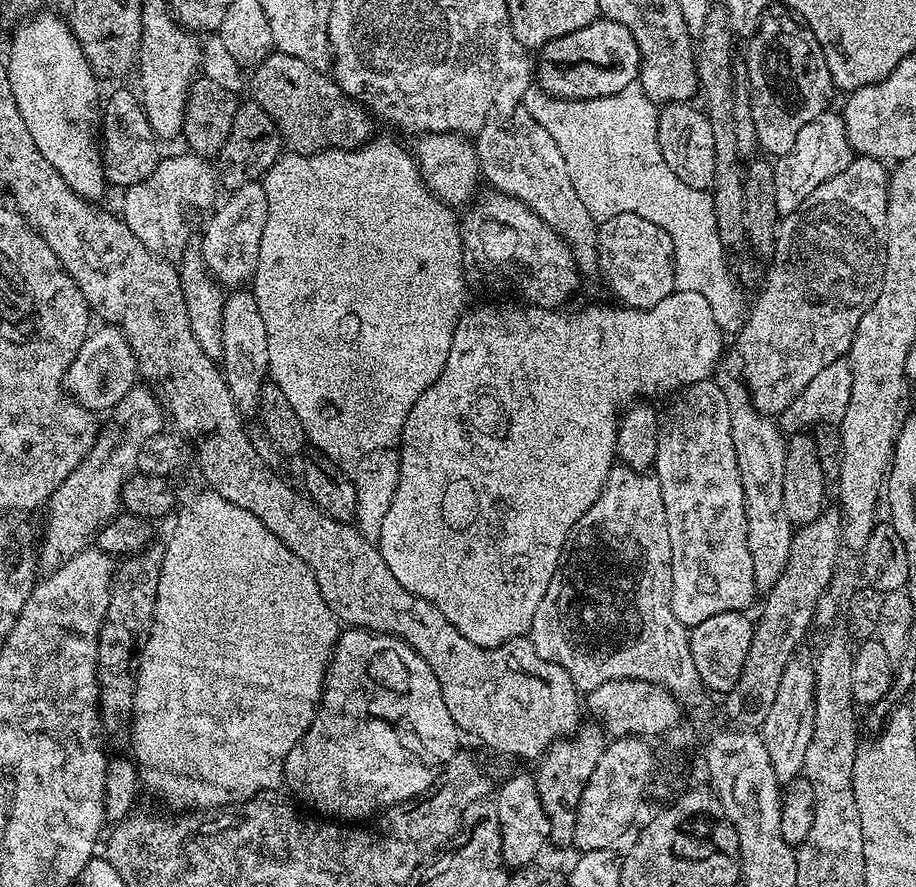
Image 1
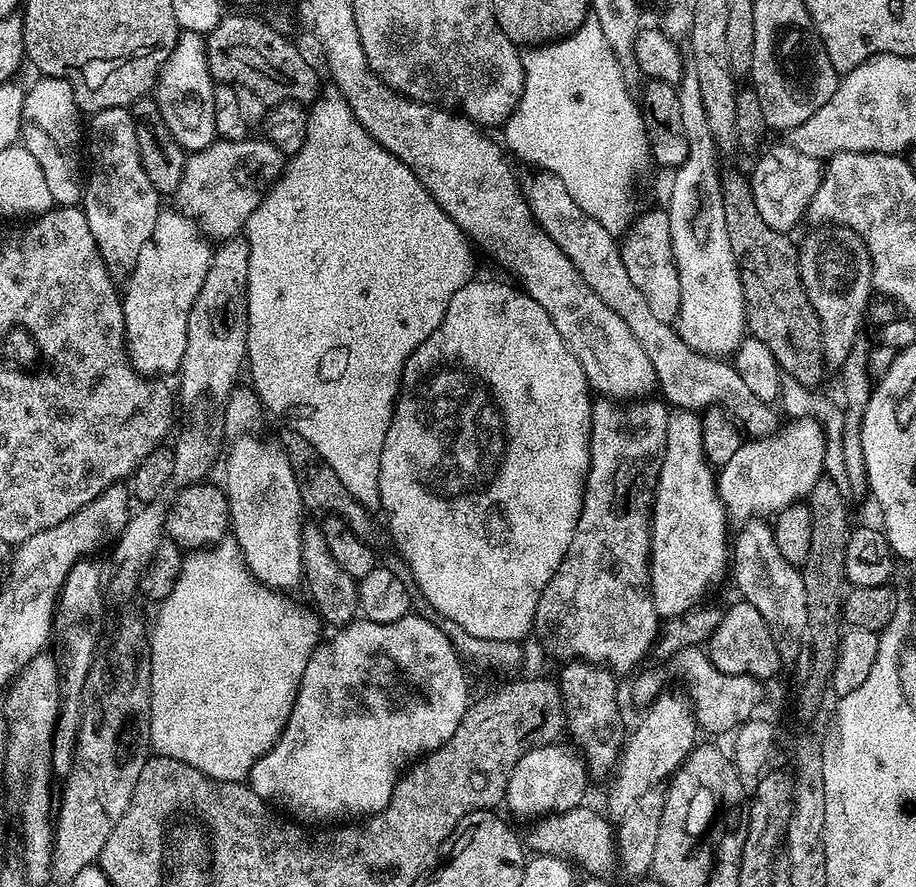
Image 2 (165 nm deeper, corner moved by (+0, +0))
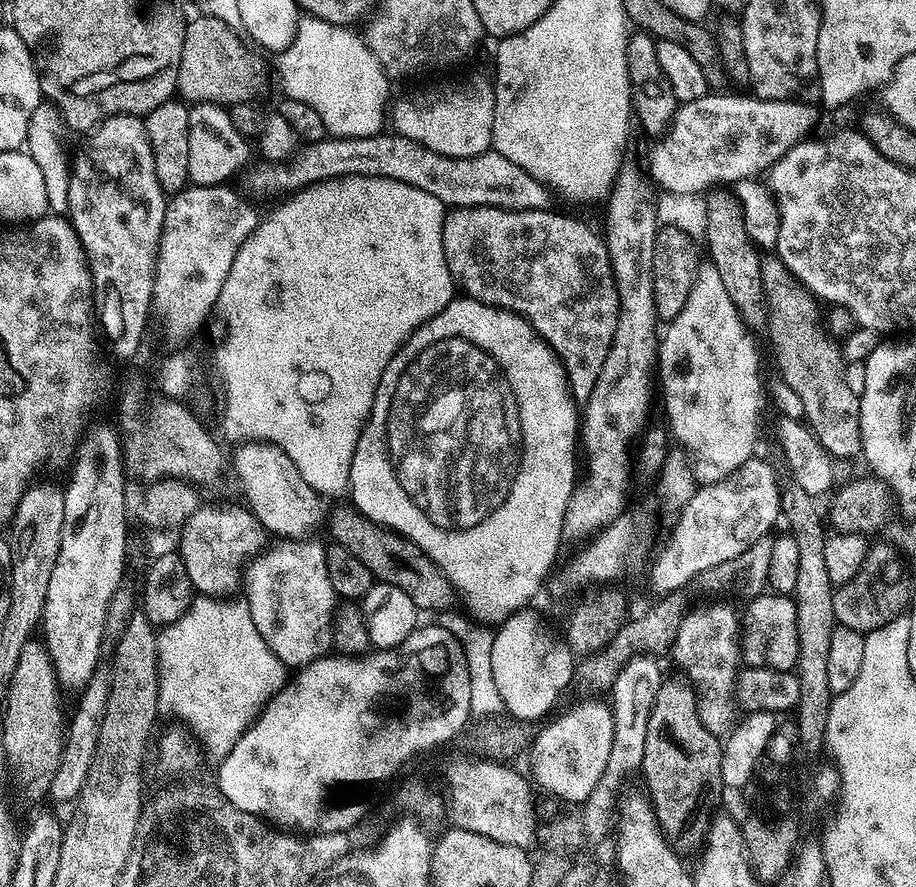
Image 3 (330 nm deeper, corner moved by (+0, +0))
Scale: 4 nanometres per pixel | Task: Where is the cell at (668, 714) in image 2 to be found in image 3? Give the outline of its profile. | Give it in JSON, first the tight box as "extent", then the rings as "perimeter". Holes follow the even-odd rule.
{"extent":[670,600,742,738],"perimeter":[[[716,600],[713,604],[689,607],[680,619],[676,641],[670,649],[682,667],[688,668],[687,679],[696,690],[700,717],[717,738],[727,738],[738,723],[738,677],[742,672],[742,616],[728,604]]]}

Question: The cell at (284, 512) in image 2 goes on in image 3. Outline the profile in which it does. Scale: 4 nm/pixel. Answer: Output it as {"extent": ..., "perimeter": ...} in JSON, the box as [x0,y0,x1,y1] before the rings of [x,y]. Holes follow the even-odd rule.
{"extent":[242,539,338,670],"perimeter":[[[290,539],[276,543],[248,565],[242,586],[248,590],[248,613],[266,646],[270,646],[285,669],[299,670],[333,651],[332,628],[338,597],[334,586],[330,586],[330,574],[326,574],[323,543]]]}

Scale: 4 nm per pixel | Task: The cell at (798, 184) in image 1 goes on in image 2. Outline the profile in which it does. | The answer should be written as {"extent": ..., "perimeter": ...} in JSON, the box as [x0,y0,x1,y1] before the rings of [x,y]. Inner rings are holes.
{"extent":[750,143,824,233],"perimeter":[[[791,143],[776,144],[772,149],[759,153],[756,165],[750,171],[750,183],[754,202],[758,202],[758,210],[766,226],[774,226],[774,230],[791,233],[792,227],[801,219],[805,219],[810,202],[814,198],[814,190],[818,190],[820,179],[824,176],[821,161],[810,154],[802,154],[802,150],[792,147]]]}

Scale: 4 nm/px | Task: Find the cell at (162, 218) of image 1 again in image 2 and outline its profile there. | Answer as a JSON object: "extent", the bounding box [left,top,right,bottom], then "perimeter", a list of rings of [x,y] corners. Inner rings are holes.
{"extent":[174,138,285,241],"perimeter":[[[218,138],[209,148],[191,153],[184,161],[182,182],[176,188],[174,199],[180,203],[179,211],[195,218],[200,231],[213,241],[229,241],[243,233],[250,214],[258,210],[262,198],[284,170],[285,153],[279,152],[266,138],[252,139]]]}

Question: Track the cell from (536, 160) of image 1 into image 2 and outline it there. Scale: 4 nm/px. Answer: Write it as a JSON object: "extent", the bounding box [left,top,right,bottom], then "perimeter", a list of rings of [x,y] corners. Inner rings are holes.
{"extent":[522,170,778,437],"perimeter":[[[536,170],[533,173],[522,184],[532,217],[540,229],[560,247],[562,254],[574,262],[586,286],[590,286],[590,290],[594,290],[594,294],[598,294],[598,298],[602,298],[602,302],[606,302],[606,306],[610,306],[610,310],[614,310],[614,314],[618,314],[618,318],[630,326],[630,334],[638,338],[638,346],[642,346],[646,358],[650,358],[650,366],[654,366],[658,392],[661,392],[659,395],[673,409],[701,410],[700,408],[708,408],[711,404],[721,404],[733,416],[729,417],[749,437],[773,435],[778,428],[777,409],[769,401],[750,394],[750,386],[742,382],[742,374],[727,359],[703,356],[682,342],[679,331],[669,321],[654,318],[642,290],[638,290],[634,282],[630,282],[630,274],[626,274],[617,237],[608,232],[606,226],[594,222],[594,218],[590,218],[590,214],[586,214],[586,210],[582,210],[574,198],[570,198],[566,186],[562,186],[553,172]]]}

